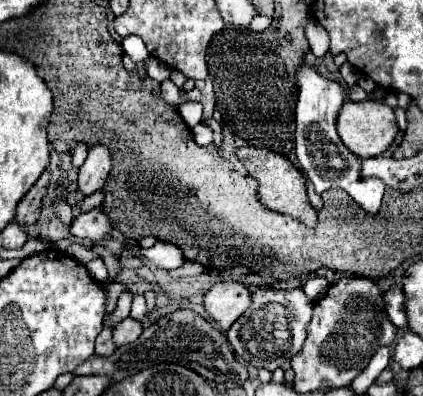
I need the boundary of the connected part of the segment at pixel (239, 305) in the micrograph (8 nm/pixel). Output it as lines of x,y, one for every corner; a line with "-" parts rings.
218,282
204,294
204,310
226,330
250,306
250,290
240,282

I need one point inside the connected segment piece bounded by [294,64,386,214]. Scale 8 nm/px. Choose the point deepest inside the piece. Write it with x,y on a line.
327,162

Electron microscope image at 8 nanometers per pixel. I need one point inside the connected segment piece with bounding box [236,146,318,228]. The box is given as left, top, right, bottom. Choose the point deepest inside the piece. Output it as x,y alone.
282,187

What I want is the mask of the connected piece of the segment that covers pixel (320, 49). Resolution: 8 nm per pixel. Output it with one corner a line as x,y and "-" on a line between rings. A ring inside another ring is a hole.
310,20
310,24
306,26
306,38
310,42
310,52
316,58
320,58
328,52
328,34
316,20

